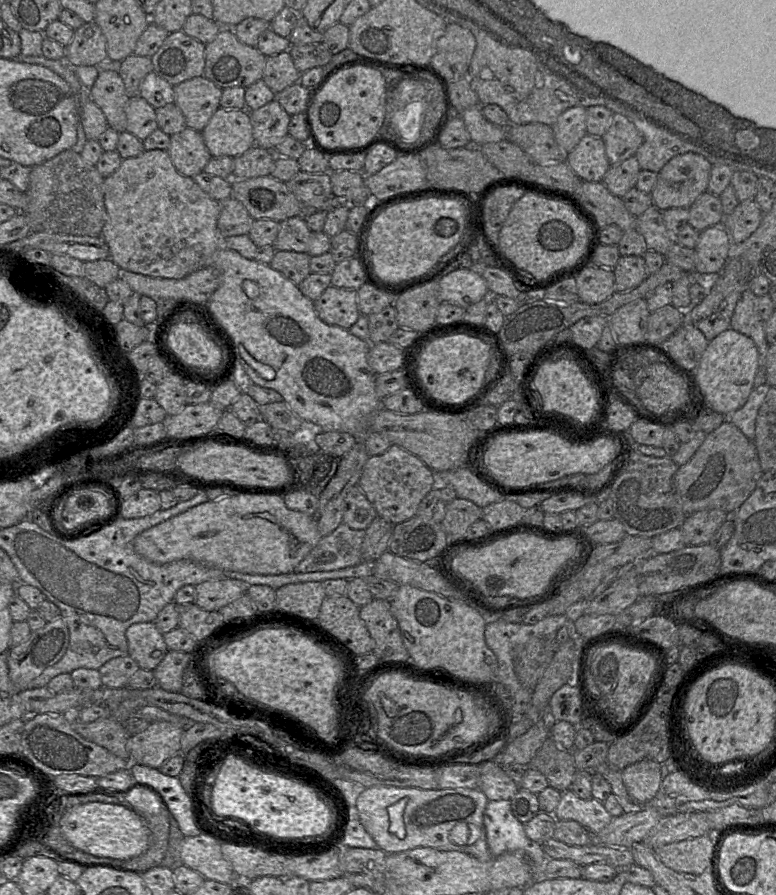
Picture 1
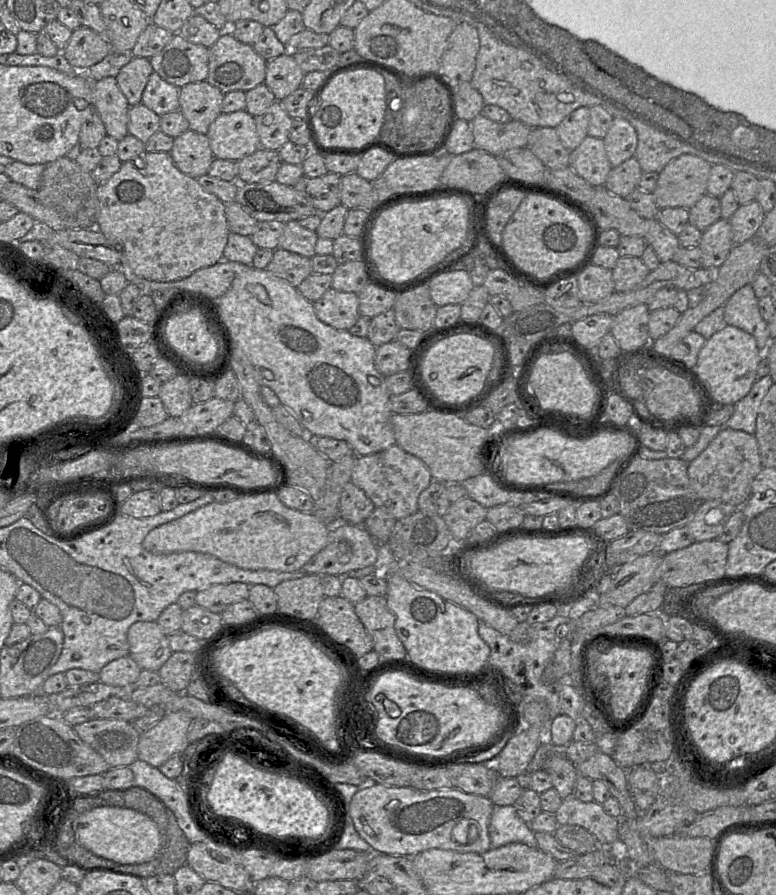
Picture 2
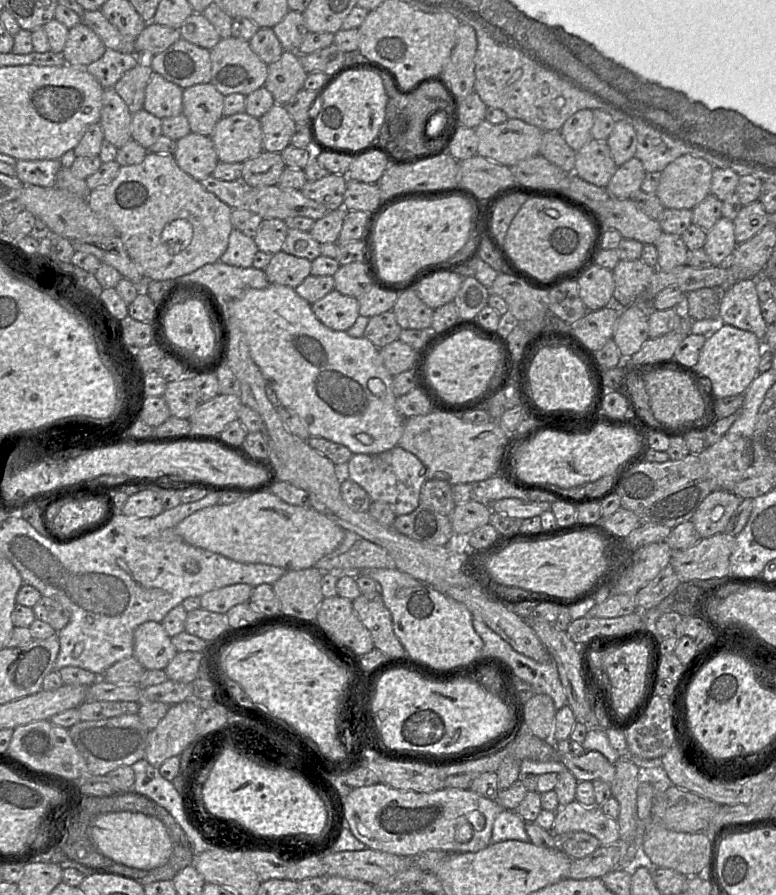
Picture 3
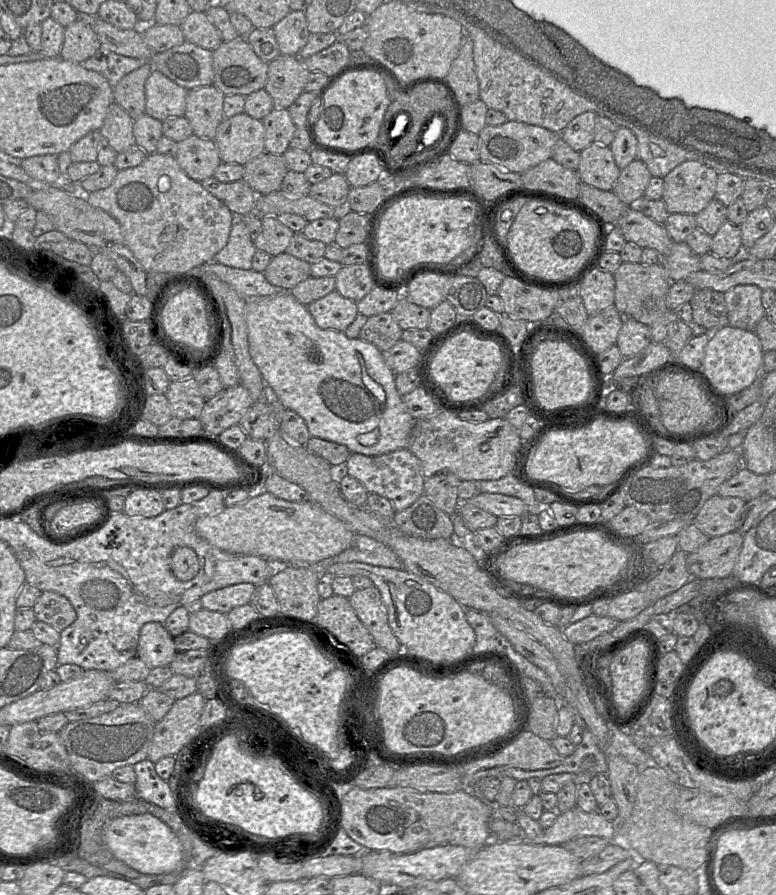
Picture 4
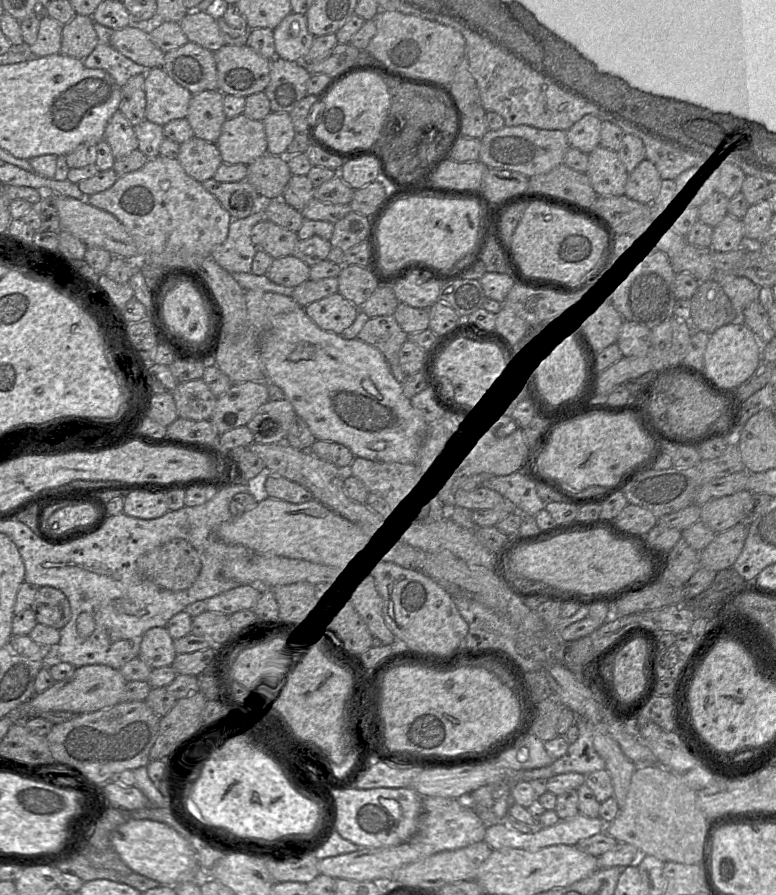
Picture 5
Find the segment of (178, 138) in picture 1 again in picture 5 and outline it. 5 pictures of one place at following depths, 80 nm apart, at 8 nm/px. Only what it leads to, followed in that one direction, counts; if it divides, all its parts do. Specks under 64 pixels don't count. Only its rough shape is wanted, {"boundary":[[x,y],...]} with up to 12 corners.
{"boundary":[[196,136],[180,144],[177,159],[199,182],[223,163],[216,143]]}

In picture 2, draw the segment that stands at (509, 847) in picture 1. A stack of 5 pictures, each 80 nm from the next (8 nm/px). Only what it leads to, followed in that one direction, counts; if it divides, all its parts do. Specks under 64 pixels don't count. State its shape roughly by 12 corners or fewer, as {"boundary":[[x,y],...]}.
{"boundary":[[494,805],[491,848],[524,843],[538,848],[535,832],[513,805]]}

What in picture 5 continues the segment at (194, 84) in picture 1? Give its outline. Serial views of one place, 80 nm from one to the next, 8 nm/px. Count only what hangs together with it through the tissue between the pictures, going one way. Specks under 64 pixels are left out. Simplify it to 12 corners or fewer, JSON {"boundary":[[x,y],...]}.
{"boundary":[[218,89],[192,94],[194,136],[216,143],[227,119]]}

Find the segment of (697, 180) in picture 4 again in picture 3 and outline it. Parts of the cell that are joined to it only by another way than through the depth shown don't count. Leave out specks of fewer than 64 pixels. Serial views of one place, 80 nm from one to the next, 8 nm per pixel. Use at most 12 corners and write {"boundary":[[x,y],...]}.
{"boundary":[[683,155],[661,172],[665,209],[692,210],[711,193],[707,161]]}

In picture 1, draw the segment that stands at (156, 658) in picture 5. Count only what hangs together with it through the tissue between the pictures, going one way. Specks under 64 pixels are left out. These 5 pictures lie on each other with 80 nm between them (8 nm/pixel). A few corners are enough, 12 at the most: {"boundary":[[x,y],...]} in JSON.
{"boundary":[[154,622],[126,630],[128,655],[153,671],[168,653]]}

